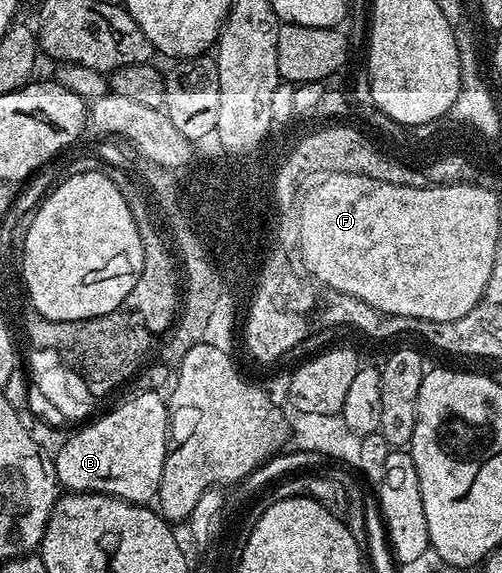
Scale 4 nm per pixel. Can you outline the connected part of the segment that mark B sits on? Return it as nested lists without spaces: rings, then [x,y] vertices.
[[[142,391],[92,422],[79,426],[82,428],[74,431],[58,455],[53,456],[59,484],[70,493],[95,491],[129,503],[149,504],[157,496],[168,450],[167,400],[154,391]]]

